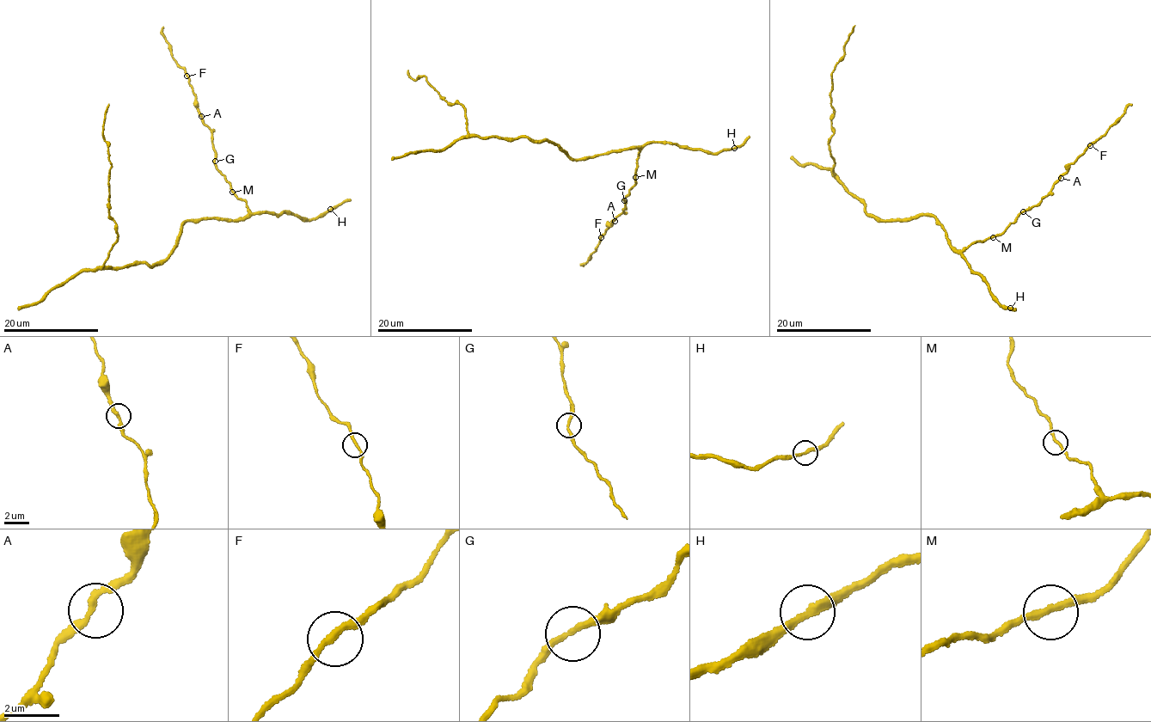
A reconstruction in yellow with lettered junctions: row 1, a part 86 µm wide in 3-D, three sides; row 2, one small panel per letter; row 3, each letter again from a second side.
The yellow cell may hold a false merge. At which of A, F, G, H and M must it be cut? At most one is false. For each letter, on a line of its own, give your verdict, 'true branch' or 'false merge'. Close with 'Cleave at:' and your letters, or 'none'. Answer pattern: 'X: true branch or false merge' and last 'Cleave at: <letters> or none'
A: true branch
F: true branch
G: true branch
H: true branch
M: true branch
Cleave at: none

